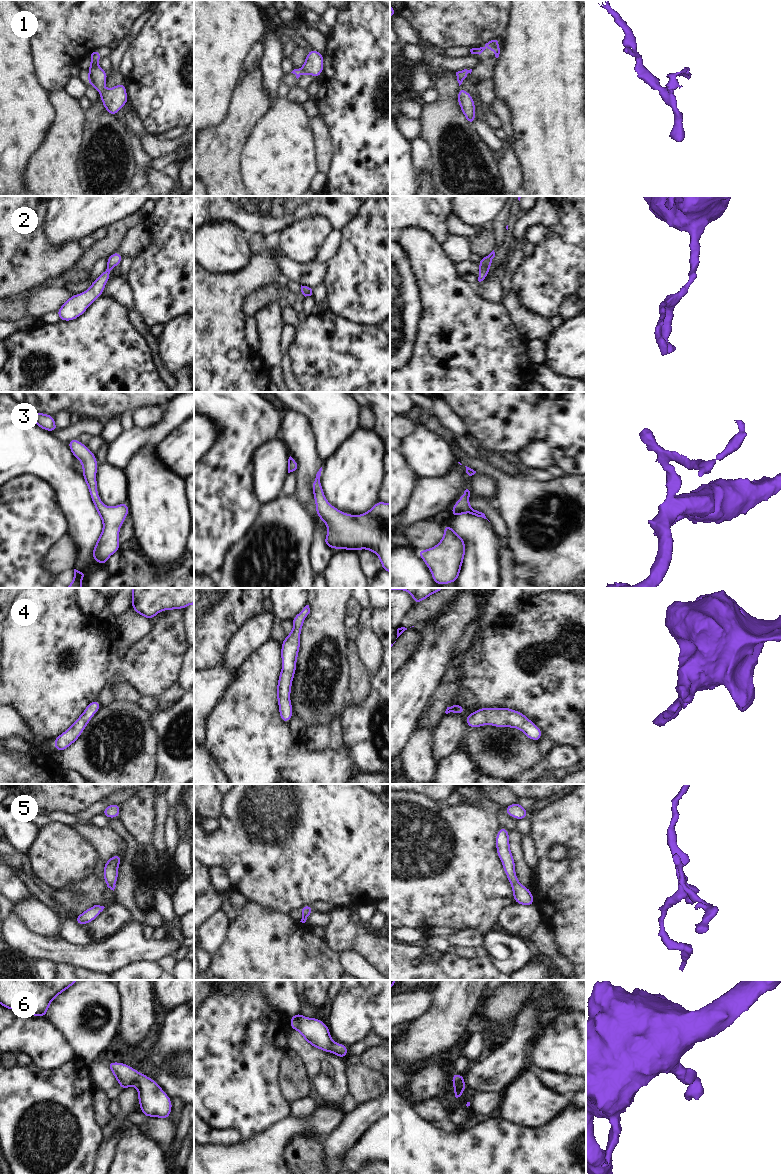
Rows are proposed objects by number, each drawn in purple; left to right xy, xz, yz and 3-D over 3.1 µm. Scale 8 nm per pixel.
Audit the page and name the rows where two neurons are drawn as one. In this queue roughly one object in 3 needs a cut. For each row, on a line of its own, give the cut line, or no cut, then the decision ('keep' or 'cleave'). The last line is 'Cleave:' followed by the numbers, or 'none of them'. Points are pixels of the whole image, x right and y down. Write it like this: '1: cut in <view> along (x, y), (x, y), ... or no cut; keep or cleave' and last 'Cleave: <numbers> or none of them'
1: no cut; keep
2: no cut; keep
3: no cut; keep
4: no cut; keep
5: no cut; keep
6: no cut; keep
Cleave: none of them

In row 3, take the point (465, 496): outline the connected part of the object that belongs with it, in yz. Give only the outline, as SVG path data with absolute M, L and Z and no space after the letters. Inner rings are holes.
M466 489L462 494L462 496L458 499L458 502L455 503L454 506L452 507L451 509L452 515L454 517L458 517L464 513L469 513L477 517L482 517L484 519L487 519L484 513L475 510L469 505L469 497L470 497L470 491Z

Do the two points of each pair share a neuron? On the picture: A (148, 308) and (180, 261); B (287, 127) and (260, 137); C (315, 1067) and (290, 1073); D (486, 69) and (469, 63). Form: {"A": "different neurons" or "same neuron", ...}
{"A": "same neuron", "B": "same neuron", "C": "different neurons", "D": "different neurons"}

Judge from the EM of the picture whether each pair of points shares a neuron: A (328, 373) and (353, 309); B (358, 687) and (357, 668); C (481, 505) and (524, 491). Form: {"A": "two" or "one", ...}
{"A": "two", "B": "one", "C": "two"}

